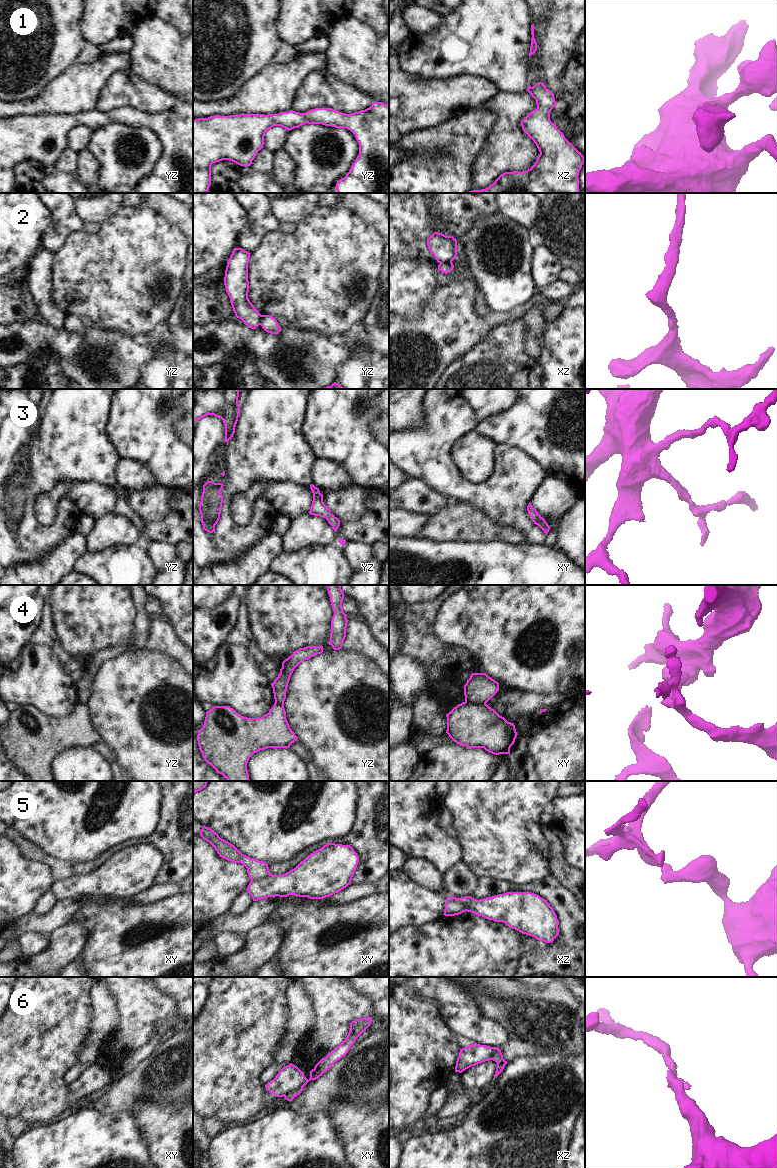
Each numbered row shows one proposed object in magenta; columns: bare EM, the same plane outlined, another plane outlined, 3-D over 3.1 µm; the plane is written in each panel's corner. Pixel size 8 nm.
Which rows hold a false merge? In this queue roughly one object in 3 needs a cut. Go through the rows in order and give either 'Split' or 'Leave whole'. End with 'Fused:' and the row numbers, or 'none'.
1: Leave whole
2: Split
3: Leave whole
4: Split
5: Split
6: Split
Fused: 2, 4, 5, 6.

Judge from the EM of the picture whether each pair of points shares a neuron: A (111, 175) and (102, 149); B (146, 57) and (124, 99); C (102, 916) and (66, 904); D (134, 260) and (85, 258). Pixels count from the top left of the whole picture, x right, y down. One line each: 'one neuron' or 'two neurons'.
A: one neuron
B: two neurons
C: two neurons
D: one neuron

